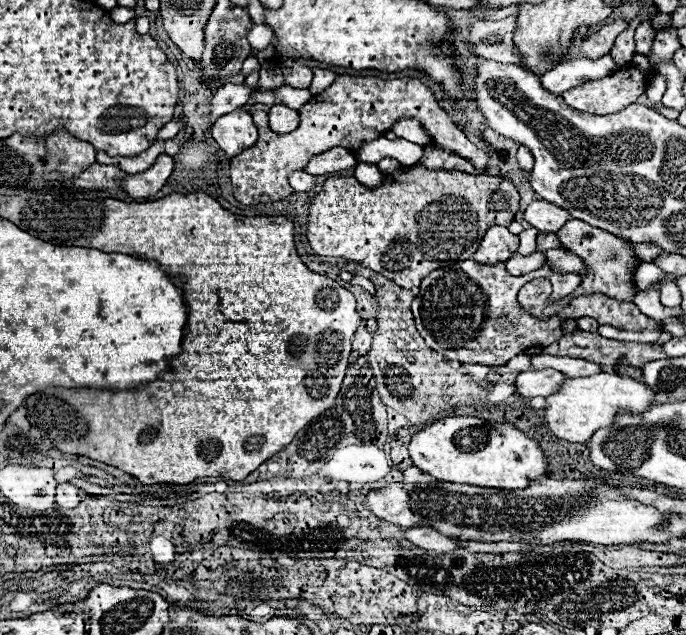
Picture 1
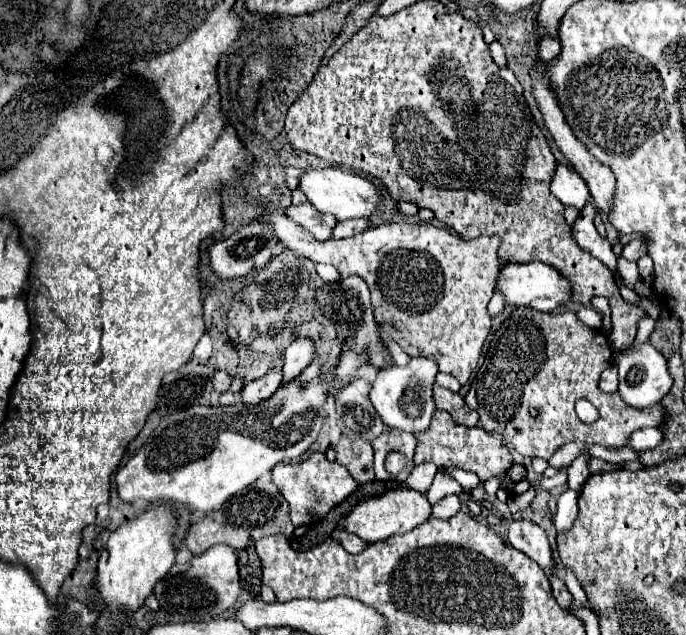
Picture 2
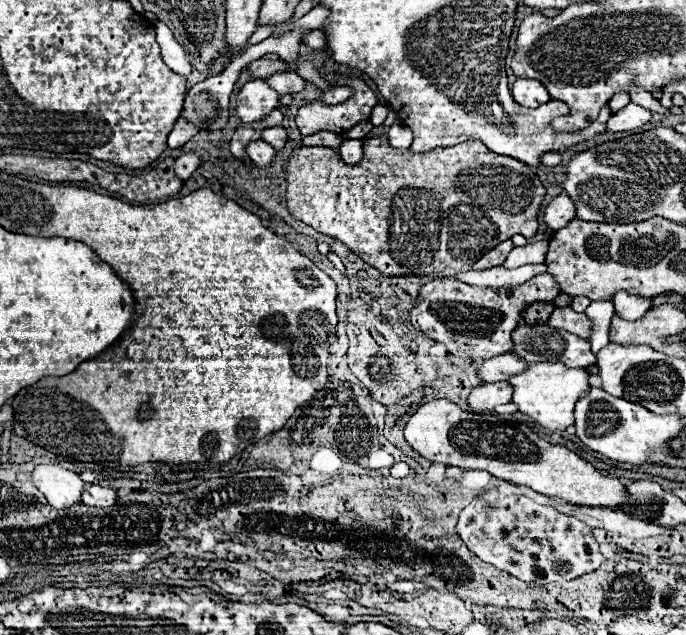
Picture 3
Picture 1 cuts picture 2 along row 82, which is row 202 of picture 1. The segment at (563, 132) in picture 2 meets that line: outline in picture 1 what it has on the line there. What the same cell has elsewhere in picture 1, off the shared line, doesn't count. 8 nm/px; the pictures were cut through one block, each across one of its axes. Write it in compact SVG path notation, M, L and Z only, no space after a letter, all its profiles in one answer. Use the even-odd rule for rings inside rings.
M534 200L524 214L526 222L540 232L558 232L564 222L570 220L570 214L564 208L556 208L556 204L548 204L546 200Z

